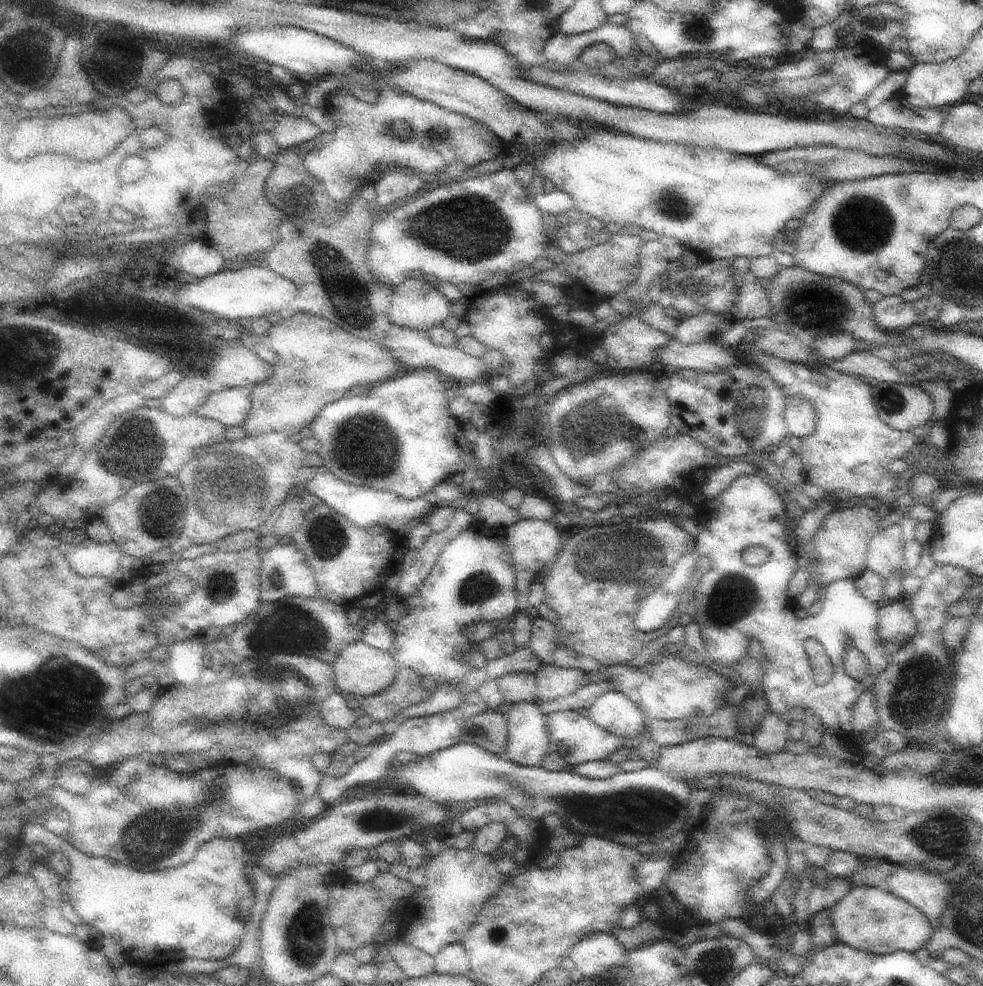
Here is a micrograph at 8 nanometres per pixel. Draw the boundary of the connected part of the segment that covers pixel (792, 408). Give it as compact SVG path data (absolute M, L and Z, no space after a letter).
M794 397L787 402L784 418L791 434L802 438L816 430L818 413L810 399Z

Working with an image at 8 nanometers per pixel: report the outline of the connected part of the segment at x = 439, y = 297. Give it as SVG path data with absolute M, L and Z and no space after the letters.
M408 276L395 284L388 312L400 328L427 331L452 314L452 302L438 287L419 276Z

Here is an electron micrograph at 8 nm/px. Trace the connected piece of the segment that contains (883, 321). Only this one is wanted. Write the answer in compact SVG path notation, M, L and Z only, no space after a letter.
M900 295L882 297L873 306L874 316L885 331L903 331L917 322L919 313L914 304L903 300Z

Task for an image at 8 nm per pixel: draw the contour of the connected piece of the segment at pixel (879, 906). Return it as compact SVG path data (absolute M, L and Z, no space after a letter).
M882 886L854 887L831 911L837 941L873 955L887 955L899 950L914 953L925 946L935 931L918 908L892 891L885 891Z

